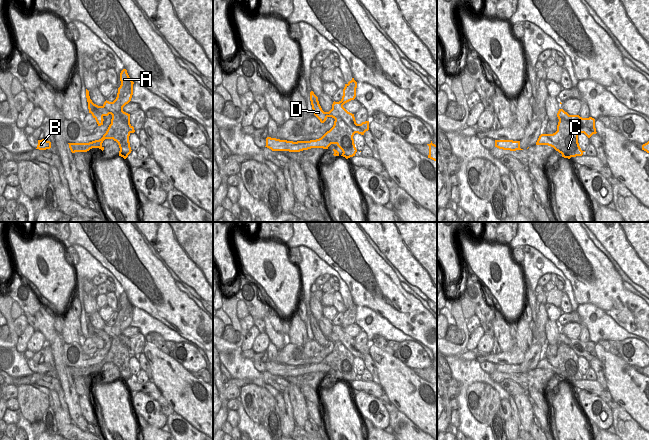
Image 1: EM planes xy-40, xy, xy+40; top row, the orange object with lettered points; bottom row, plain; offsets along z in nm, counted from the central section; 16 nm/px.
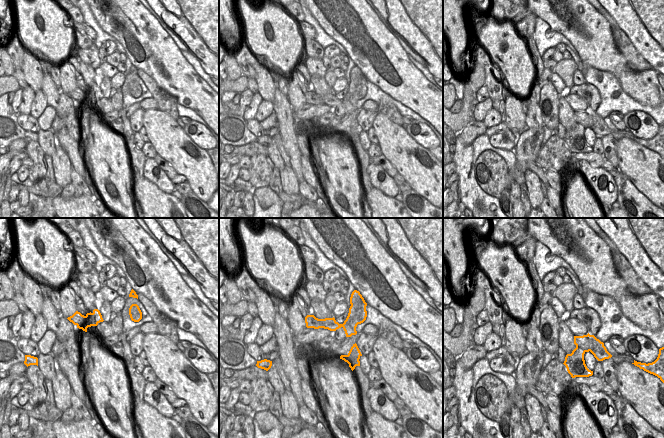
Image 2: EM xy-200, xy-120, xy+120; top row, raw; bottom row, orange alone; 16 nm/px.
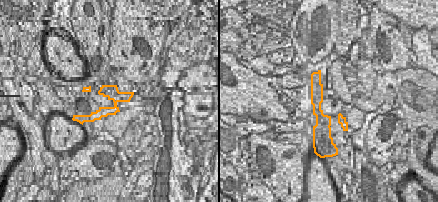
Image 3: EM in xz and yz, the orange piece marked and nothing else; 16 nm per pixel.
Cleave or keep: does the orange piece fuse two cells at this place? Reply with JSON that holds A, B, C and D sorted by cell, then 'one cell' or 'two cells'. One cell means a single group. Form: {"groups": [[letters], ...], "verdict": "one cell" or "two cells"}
{"groups": [["A", "B", "C"], ["D"]], "verdict": "two cells"}

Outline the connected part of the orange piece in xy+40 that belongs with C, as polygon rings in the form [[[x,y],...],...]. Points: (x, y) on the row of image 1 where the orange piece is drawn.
[[[570,115],[571,121],[559,119],[557,131],[553,134],[541,134],[536,145],[548,145],[562,154],[562,157],[570,159],[571,157],[582,156],[582,151],[578,143],[579,124],[574,117]]]

